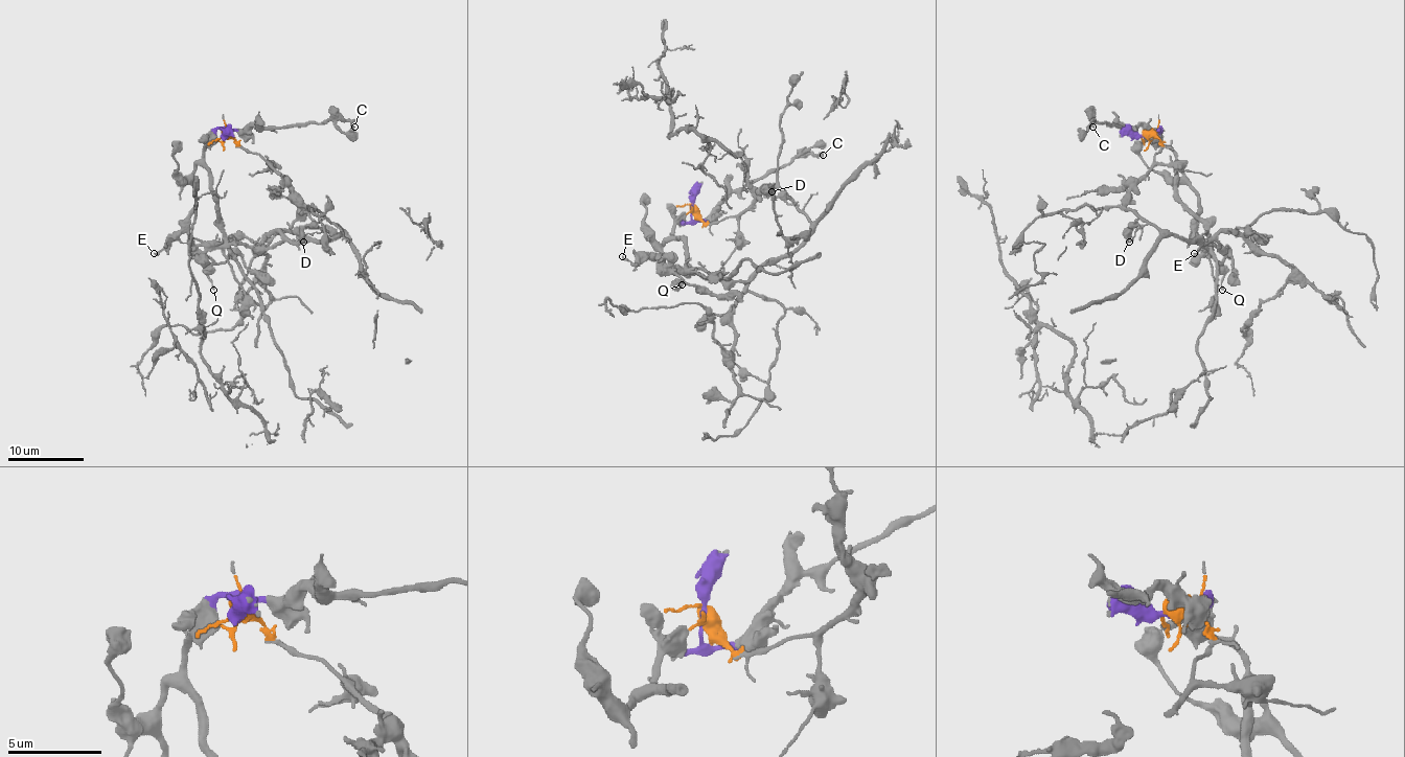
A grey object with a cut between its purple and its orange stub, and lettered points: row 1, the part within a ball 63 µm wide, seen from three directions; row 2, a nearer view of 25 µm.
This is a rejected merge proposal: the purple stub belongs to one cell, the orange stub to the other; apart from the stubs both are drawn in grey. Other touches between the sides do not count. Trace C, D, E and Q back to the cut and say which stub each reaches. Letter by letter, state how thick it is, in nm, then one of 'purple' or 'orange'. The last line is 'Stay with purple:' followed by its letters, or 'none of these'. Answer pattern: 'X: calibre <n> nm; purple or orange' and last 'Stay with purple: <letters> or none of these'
C: calibre 120 nm; purple
D: calibre 360 nm; orange
E: calibre 180 nm; purple
Q: calibre 160 nm; purple
Stay with purple: C, E, Q

